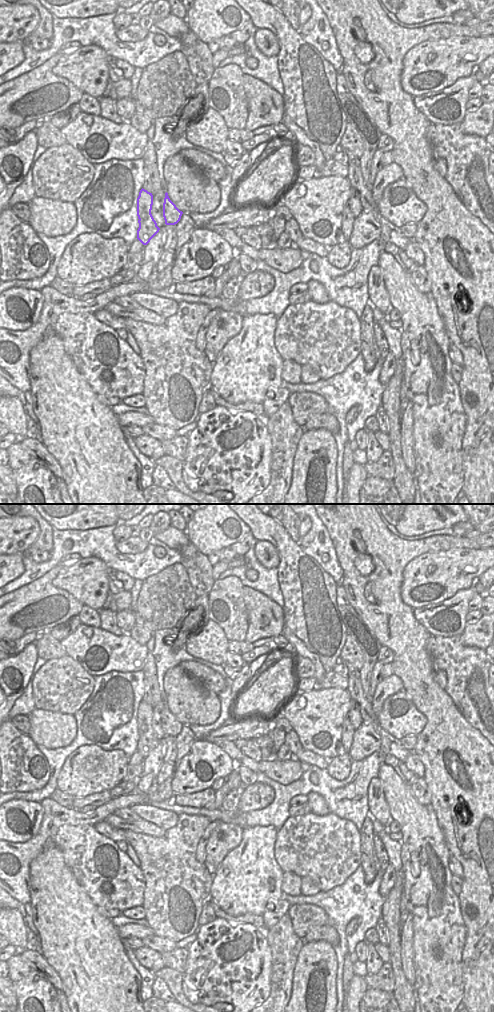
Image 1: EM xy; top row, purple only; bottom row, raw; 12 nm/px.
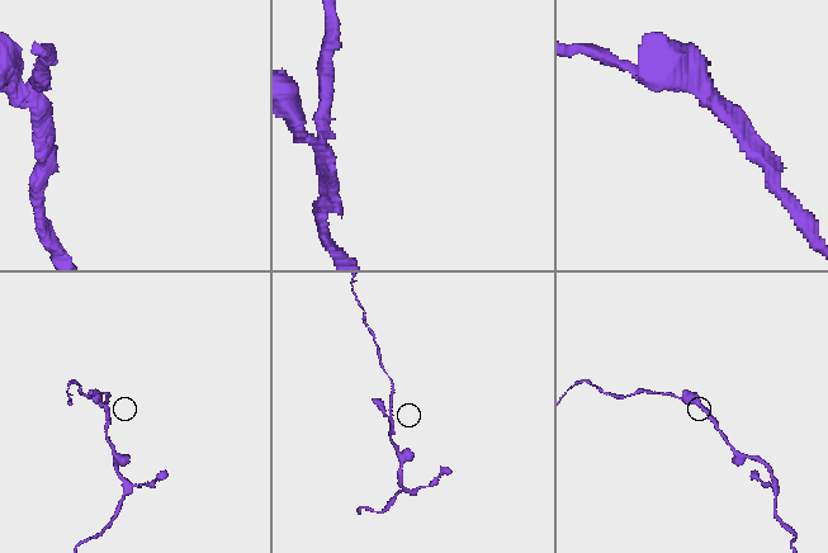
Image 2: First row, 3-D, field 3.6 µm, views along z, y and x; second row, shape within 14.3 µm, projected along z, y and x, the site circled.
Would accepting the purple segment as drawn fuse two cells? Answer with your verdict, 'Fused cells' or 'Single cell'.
Single cell

